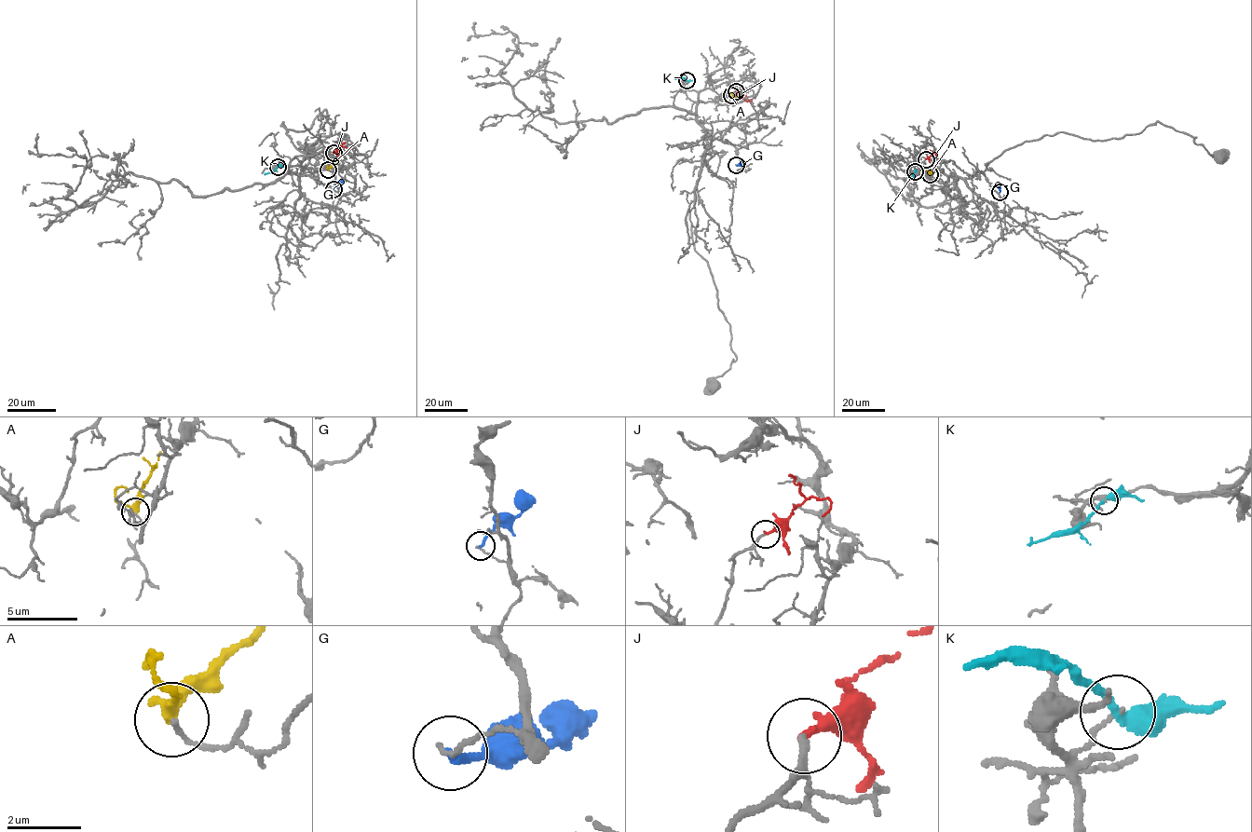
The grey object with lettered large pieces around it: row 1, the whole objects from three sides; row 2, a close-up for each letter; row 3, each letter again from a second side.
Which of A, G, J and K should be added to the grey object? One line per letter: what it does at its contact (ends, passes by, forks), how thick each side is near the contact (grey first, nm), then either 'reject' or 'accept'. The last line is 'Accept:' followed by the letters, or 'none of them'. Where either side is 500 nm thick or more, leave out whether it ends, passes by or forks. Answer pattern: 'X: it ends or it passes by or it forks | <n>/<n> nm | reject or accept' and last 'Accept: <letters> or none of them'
A: it passes by | 110/300 nm | reject
G: it ends | 120/240 nm | reject
J: it ends | 190/200 nm | accept
K: it passes by | 130/340 nm | reject
Accept: J

